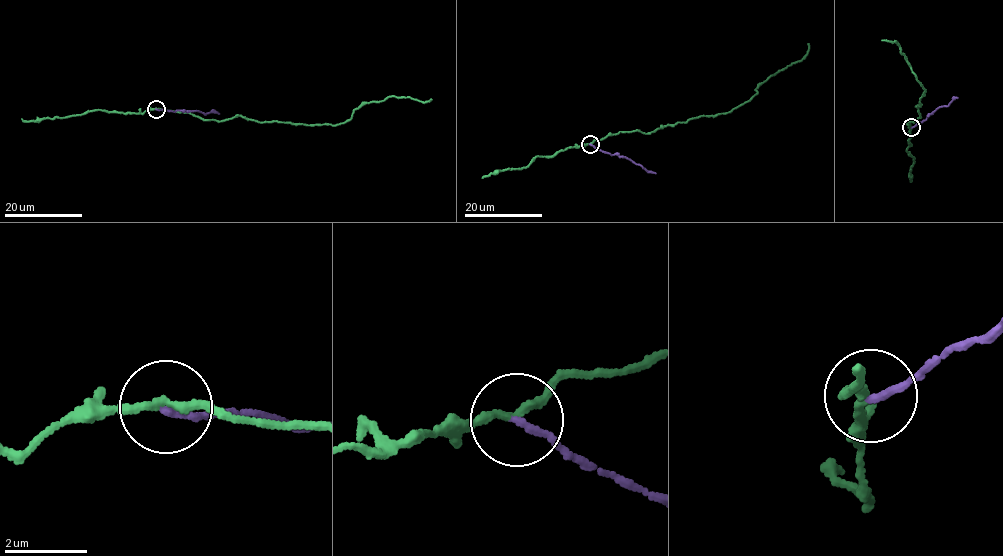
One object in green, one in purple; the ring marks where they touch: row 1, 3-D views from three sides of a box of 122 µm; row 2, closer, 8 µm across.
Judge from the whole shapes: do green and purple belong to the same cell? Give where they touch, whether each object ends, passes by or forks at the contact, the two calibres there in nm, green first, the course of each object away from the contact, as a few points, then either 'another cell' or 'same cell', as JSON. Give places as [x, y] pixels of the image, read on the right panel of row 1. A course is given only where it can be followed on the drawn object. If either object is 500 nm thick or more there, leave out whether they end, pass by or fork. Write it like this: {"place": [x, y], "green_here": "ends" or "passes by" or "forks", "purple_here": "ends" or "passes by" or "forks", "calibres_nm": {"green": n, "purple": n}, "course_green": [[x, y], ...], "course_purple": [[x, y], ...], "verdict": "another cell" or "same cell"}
{"place": [911, 127], "green_here": "passes by", "purple_here": "ends", "calibres_nm": {"green": 180, "purple": 160}, "course_green": [[911, 127], [910, 121], [920, 116], [917, 105], [926, 91], [899, 44], [882, 40]], "course_purple": [[911, 127], [958, 97]], "verdict": "another cell"}

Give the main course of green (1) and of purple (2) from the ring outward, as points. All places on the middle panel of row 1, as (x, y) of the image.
1: (590, 144), (621, 131), (648, 133), (701, 115), (728, 113), (748, 102), (771, 75), (803, 58), (808, 44)
2: (590, 144), (610, 154), (619, 154), (656, 173)

